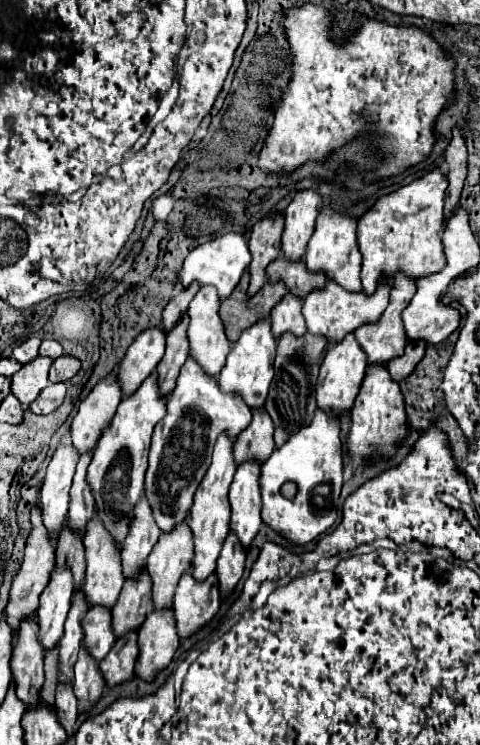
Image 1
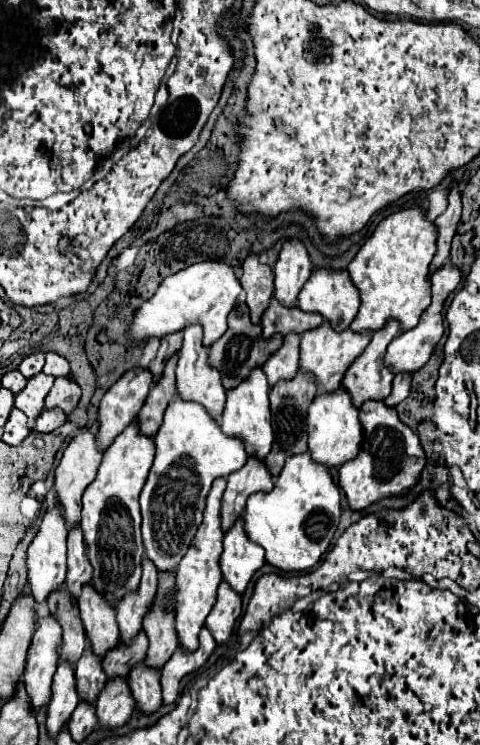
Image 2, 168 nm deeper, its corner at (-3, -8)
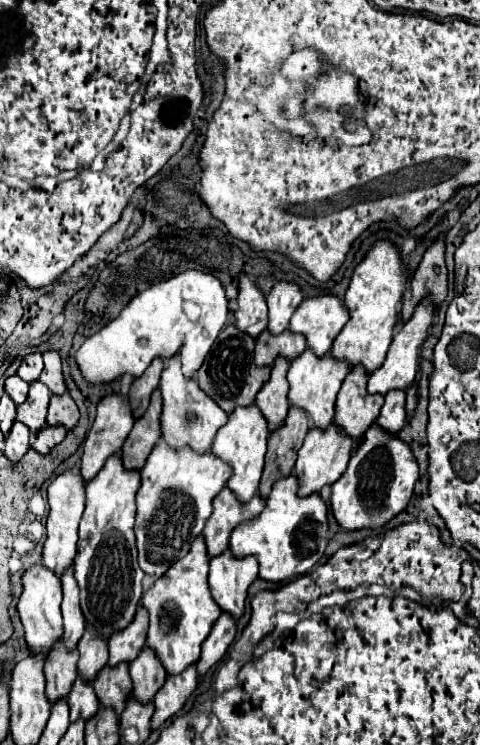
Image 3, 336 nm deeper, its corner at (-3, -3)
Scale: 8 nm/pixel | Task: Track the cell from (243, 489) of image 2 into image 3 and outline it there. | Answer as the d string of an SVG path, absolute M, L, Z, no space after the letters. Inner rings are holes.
M227 486L217 494L217 500L213 500L213 514L203 528L209 556L221 554L229 544L233 528L245 520L255 518L265 506L265 500L257 494L253 496L253 500L249 500L249 504L241 506L239 502L241 500L235 500L233 492L229 492Z

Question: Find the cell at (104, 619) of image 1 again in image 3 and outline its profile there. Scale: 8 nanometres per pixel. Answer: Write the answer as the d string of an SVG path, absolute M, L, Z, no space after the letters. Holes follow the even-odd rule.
M77 676L69 696L67 696L69 708L71 708L71 722L75 722L77 718L91 718L97 714L99 710L99 700L93 688L91 680L85 680L81 676Z

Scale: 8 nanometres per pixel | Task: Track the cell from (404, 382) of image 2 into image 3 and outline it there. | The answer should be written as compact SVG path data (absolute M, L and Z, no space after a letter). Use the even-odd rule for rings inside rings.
M405 390L397 392L387 392L385 394L385 404L381 408L381 414L377 418L377 424L383 426L385 430L397 434L403 424L405 424Z

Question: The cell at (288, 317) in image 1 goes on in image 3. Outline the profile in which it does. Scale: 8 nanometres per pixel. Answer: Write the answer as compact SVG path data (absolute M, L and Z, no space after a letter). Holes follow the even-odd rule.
M277 360L277 364L273 364L269 382L265 382L265 388L261 388L261 392L257 394L257 406L267 418L269 430L275 430L277 426L281 426L289 410L289 402L285 400L285 392L289 392L289 384L285 384L287 368L289 368L289 362Z

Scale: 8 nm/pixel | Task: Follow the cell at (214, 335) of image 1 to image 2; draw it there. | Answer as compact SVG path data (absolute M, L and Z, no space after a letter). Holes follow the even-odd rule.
M197 325L189 327L183 337L183 347L177 361L177 395L183 401L203 405L213 419L219 419L225 407L225 389L221 389L221 375L207 363L207 349L201 345L201 329L197 329Z

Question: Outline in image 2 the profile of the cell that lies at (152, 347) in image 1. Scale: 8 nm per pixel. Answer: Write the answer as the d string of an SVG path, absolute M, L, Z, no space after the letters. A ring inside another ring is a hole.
M147 369L127 373L121 377L101 399L99 405L99 431L97 447L107 449L113 439L125 431L129 423L135 421L139 409L145 403L145 397L151 389L151 377Z

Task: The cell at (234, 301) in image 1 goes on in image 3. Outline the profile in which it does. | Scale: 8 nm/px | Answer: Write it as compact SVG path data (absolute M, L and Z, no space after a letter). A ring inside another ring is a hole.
M235 324L223 328L217 342L213 344L209 356L205 358L205 364L197 370L197 382L199 386L225 410L231 412L235 406L247 406L255 400L255 394L261 390L261 386L269 380L269 368L257 368L253 364L253 348L255 340L251 336L245 336Z

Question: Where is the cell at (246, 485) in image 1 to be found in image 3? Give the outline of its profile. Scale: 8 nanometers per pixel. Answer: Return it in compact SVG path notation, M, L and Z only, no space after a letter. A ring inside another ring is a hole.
M229 548L211 560L209 588L221 610L233 618L241 618L247 598L247 588L257 578L257 560L245 556L245 560L233 560Z

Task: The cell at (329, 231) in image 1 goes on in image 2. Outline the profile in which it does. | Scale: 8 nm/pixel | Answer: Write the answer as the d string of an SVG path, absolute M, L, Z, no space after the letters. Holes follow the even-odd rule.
M317 269L311 273L309 281L305 283L305 289L301 289L299 299L297 299L297 307L305 313L319 313L325 321L329 321L333 331L341 333L355 319L357 309L359 309L359 297L357 297L357 289L353 289L353 285L349 281L347 271Z

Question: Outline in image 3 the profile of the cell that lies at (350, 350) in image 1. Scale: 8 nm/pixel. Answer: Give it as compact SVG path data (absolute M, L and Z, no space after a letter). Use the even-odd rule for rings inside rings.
M335 424L325 428L325 432L321 432L321 428L309 428L295 464L295 474L301 480L299 496L309 496L313 492L319 492L325 484L333 484L345 472L347 462L351 458L351 448L353 442Z

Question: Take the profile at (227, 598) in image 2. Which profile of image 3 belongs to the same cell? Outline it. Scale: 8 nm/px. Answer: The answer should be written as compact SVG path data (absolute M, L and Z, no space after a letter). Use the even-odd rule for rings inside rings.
M223 612L219 618L217 618L217 624L211 628L205 644L203 644L203 650L201 650L201 658L197 662L197 672L199 676L203 676L213 664L221 662L223 656L227 654L227 648L231 646L231 642L235 640L235 620Z

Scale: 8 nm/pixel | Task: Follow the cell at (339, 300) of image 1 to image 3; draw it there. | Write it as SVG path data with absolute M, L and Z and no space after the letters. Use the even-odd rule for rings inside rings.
M305 348L305 352L301 352L301 356L297 360L293 360L293 364L289 366L289 372L287 372L287 380L291 386L289 404L295 404L295 406L307 410L313 426L327 428L333 422L333 404L337 400L341 382L345 380L347 374L349 374L349 370L345 368L345 364L337 364L337 360L333 360L329 354L325 354L323 360L317 360L317 356L311 356L309 348Z

